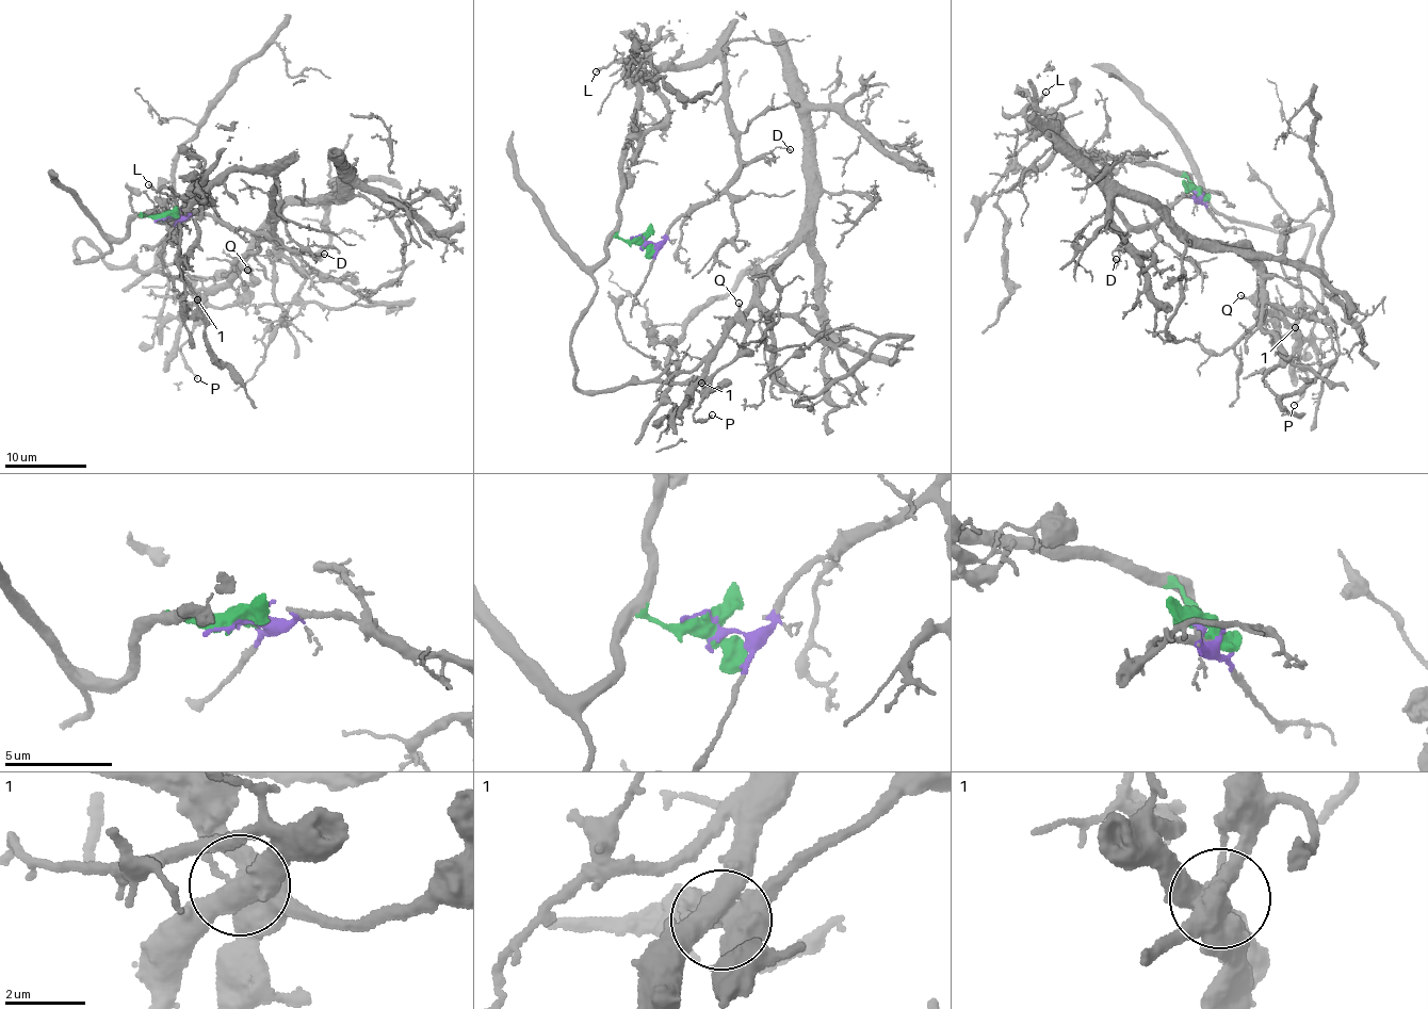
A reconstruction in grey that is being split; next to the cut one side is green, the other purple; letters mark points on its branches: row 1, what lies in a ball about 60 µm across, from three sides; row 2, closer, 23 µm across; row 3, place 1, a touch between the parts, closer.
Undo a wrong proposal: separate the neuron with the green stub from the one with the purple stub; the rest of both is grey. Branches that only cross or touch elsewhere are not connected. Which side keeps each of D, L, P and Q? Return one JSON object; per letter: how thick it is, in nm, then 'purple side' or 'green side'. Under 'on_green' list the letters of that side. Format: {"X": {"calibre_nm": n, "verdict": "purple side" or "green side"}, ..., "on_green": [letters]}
{"D": {"calibre_nm": 150, "verdict": "purple side"}, "L": {"calibre_nm": 220, "verdict": "purple side"}, "P": {"calibre_nm": 170, "verdict": "green side"}, "Q": {"calibre_nm": 170, "verdict": "green side"}, "on_green": ["P", "Q"]}

